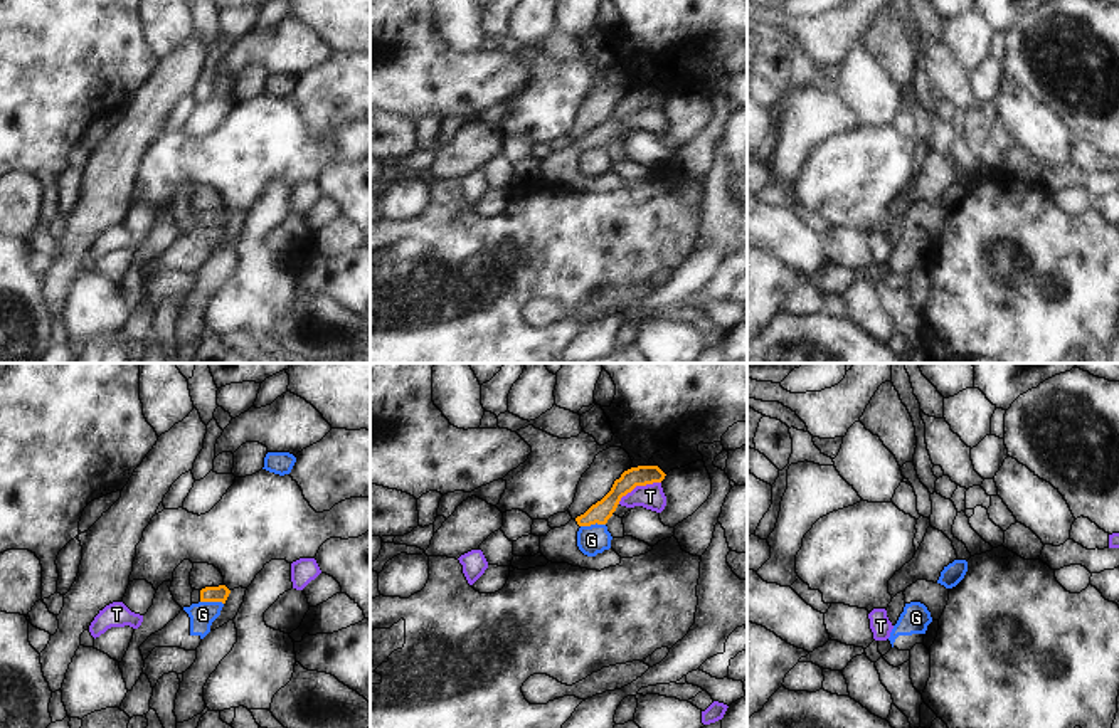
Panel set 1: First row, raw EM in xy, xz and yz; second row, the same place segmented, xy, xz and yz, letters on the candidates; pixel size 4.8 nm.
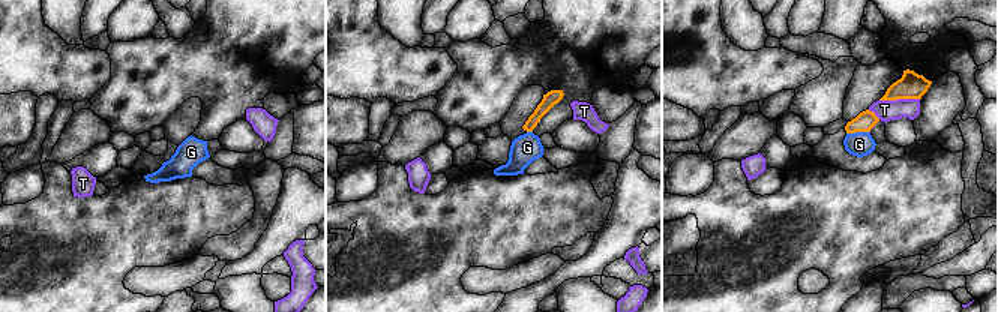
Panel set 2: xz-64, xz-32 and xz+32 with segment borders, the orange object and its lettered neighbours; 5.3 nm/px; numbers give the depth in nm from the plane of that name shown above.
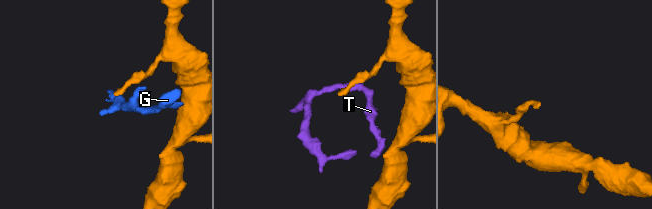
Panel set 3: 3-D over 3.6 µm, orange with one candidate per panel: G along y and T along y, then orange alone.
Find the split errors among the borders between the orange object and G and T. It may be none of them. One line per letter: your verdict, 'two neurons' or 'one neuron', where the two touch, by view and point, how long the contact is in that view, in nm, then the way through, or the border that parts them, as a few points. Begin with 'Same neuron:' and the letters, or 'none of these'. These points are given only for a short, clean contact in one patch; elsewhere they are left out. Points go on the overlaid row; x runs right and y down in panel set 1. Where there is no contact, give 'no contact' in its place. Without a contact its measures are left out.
Same neuron: none of these
G: two neurons | xz (593, 523) | 120 nm | along xz (604, 523), (581, 527)
T: two neurons | xz (638, 485) | 240 nm | along xz (660, 481), (636, 485), (618, 503)

